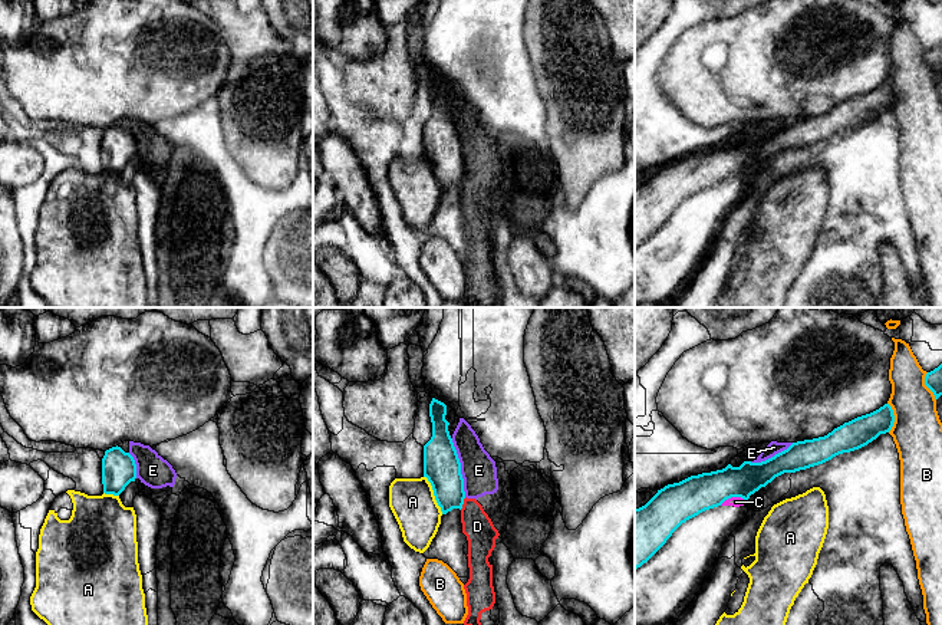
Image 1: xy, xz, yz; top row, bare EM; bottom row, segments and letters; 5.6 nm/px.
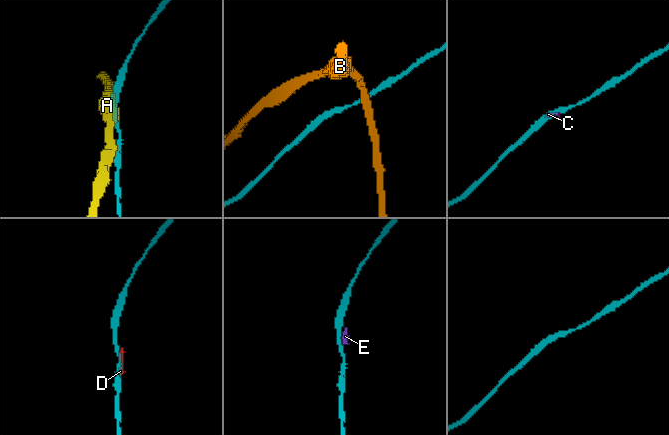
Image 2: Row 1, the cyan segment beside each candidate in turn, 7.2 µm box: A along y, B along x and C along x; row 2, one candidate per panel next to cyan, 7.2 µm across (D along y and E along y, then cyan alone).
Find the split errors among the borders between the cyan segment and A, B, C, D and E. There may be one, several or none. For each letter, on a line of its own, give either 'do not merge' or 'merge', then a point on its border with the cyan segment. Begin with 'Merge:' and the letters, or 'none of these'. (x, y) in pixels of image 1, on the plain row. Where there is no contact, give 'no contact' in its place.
Merge: none of these
A: do not merge | xz (434, 173)
B: do not merge | yz (893, 95)
C: do not merge | yz (733, 174)
D: do not merge | xz (463, 181)
E: do not merge | xz (460, 145)

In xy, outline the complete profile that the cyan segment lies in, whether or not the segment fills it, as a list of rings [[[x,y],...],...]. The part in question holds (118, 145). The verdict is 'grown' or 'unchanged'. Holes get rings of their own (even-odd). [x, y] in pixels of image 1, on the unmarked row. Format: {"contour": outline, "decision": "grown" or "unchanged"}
{"contour": [[[118,124],[105,129],[102,136],[102,162],[105,172],[119,174],[135,157],[136,142],[129,131],[125,131]]], "decision": "unchanged"}

